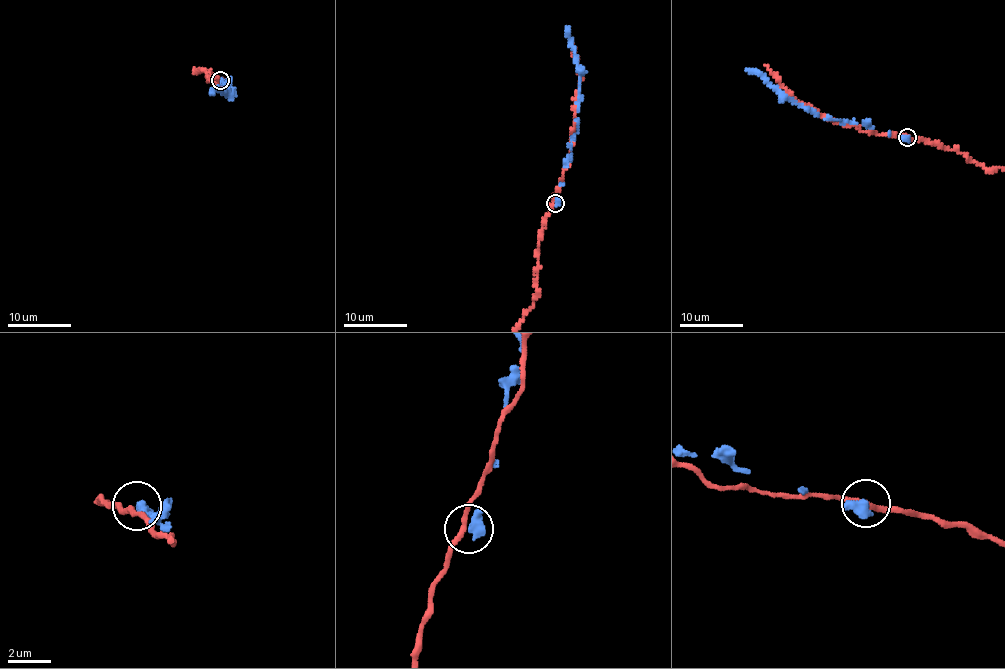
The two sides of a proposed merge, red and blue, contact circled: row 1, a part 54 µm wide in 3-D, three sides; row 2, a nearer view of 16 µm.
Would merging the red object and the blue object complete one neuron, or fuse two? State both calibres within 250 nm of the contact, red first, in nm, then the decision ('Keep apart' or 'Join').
Thickness 240 nm (red) against 550 nm. Keep apart

